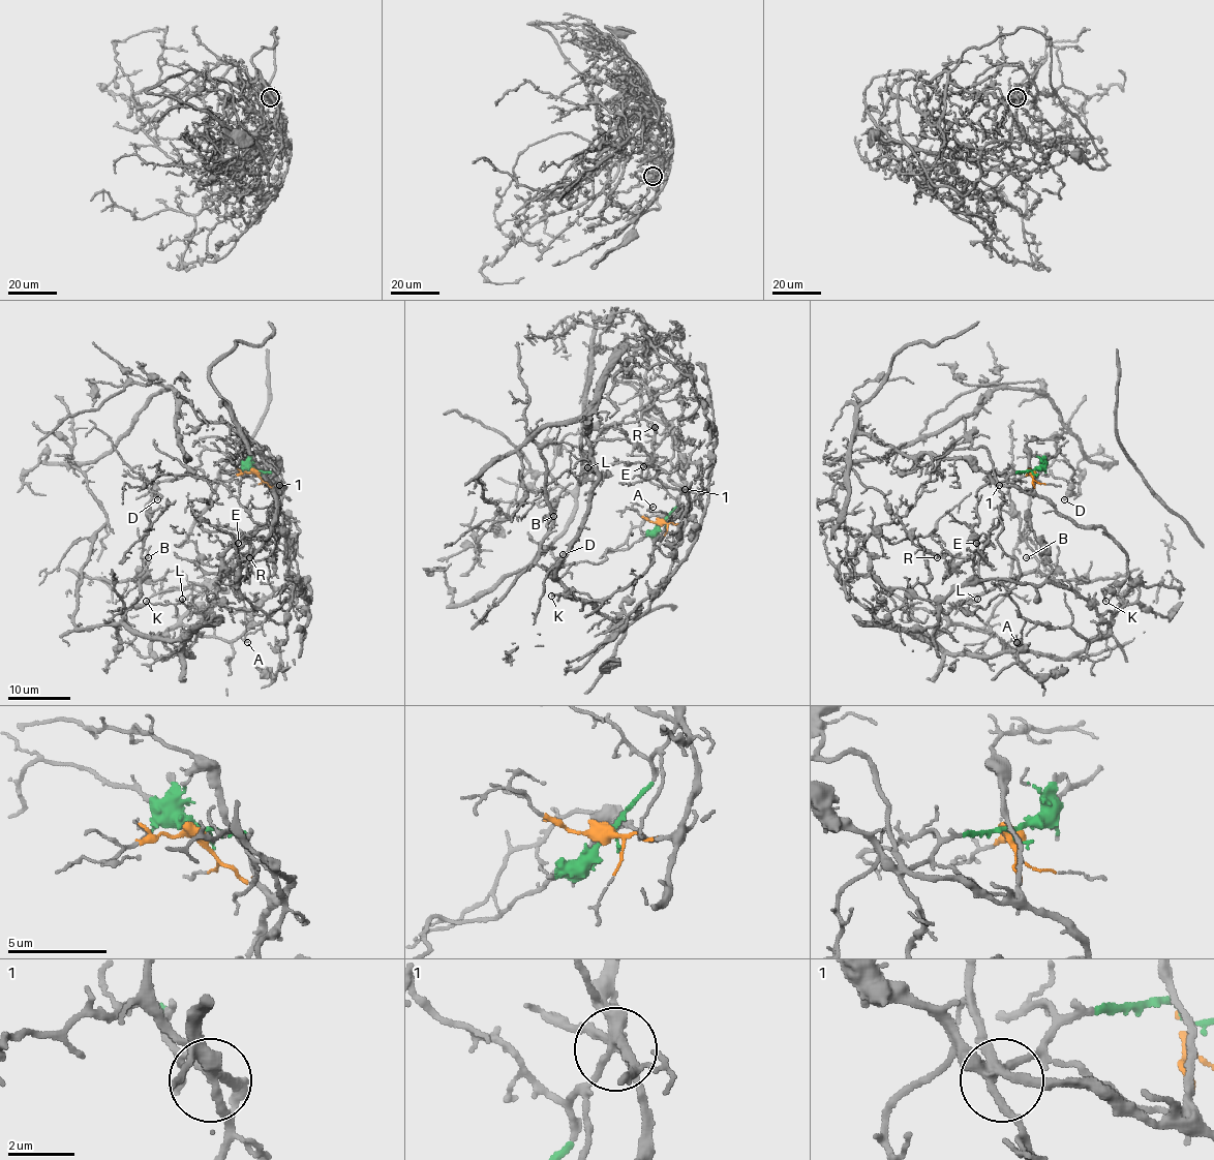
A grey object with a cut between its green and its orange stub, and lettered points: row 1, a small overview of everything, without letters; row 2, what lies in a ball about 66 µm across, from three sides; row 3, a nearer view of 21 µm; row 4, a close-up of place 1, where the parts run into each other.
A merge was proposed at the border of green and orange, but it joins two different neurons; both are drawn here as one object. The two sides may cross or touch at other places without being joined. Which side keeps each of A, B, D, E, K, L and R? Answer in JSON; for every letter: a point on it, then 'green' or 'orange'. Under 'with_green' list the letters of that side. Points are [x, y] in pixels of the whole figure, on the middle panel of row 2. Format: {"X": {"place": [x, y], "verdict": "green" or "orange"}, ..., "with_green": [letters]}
{"A": {"place": [653, 507], "verdict": "orange"}, "B": {"place": [553, 516], "verdict": "orange"}, "D": {"place": [563, 554], "verdict": "green"}, "E": {"place": [643, 466], "verdict": "green"}, "K": {"place": [551, 596], "verdict": "orange"}, "L": {"place": [587, 467], "verdict": "orange"}, "R": {"place": [655, 427], "verdict": "green"}, "with_green": ["D", "E", "R"]}

